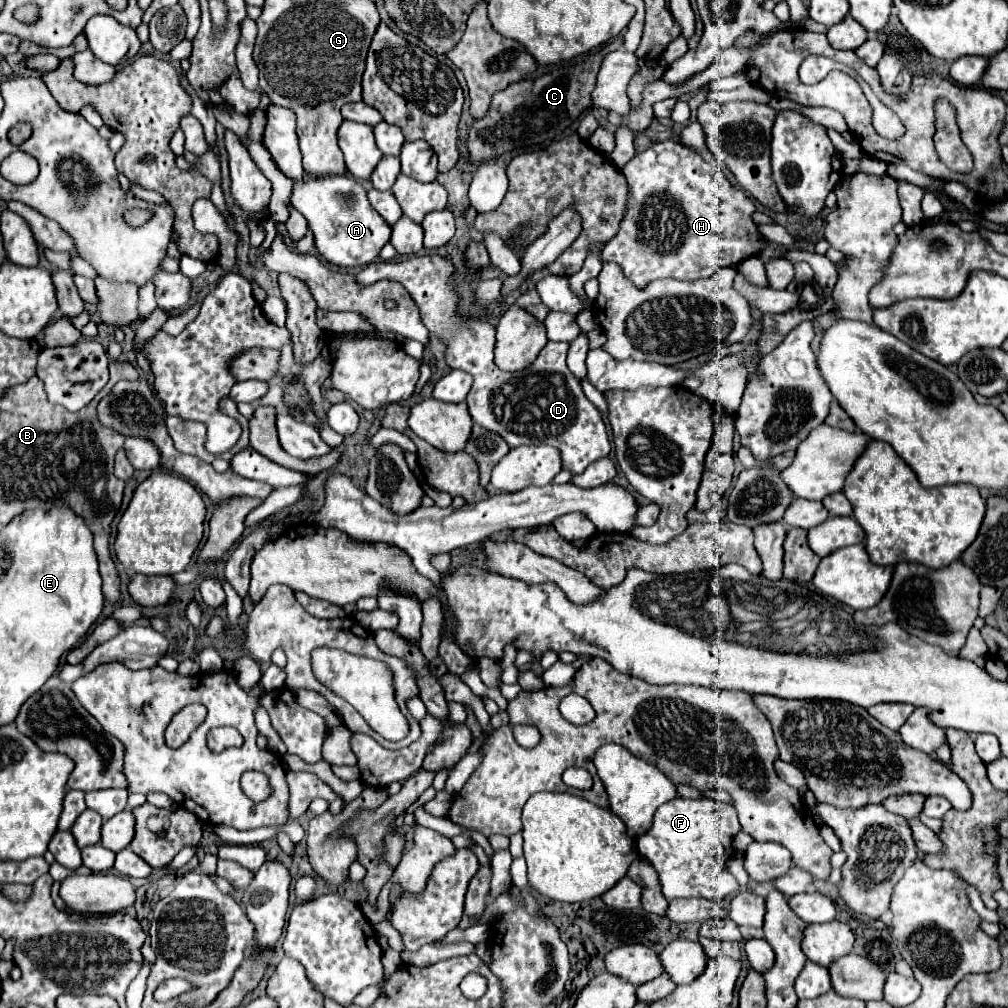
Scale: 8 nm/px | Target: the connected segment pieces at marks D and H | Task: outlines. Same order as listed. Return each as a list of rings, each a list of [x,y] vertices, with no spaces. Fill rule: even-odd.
[[[413,256],[409,260],[401,262],[371,262],[365,268],[361,268],[355,274],[355,282],[361,286],[371,286],[379,280],[397,280],[401,282],[411,298],[417,302],[421,310],[423,324],[427,330],[435,332],[441,340],[445,336],[447,342],[447,364],[451,369],[465,370],[473,376],[473,388],[467,394],[467,404],[469,404],[469,414],[475,424],[497,432],[511,448],[523,446],[523,444],[549,444],[555,446],[561,452],[563,468],[571,470],[573,474],[581,474],[591,462],[603,458],[609,454],[609,438],[605,432],[605,424],[601,420],[601,412],[587,400],[587,396],[581,390],[579,380],[573,376],[569,370],[565,358],[569,344],[567,342],[547,342],[541,354],[535,358],[535,362],[519,372],[503,372],[495,366],[493,362],[493,338],[495,338],[495,328],[489,322],[483,320],[459,320],[455,314],[455,304],[457,304],[457,294],[453,292],[453,266],[439,258],[439,256]]]
[[[671,140],[655,142],[645,152],[635,154],[623,172],[629,186],[627,210],[617,234],[605,244],[601,262],[615,262],[623,276],[629,278],[637,288],[645,288],[657,278],[707,278],[723,266],[737,266],[741,260],[757,256],[769,248],[765,236],[751,218],[757,210],[753,198],[747,192],[731,186],[721,170],[713,168],[687,146]]]

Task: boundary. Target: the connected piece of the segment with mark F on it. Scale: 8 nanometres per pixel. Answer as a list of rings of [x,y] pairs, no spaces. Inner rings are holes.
[[[677,796],[655,812],[651,830],[637,838],[637,852],[657,870],[667,900],[707,898],[721,902],[739,888],[727,870],[727,862],[733,856],[731,842],[739,830],[737,812],[731,804],[721,804],[711,798],[687,800]]]

